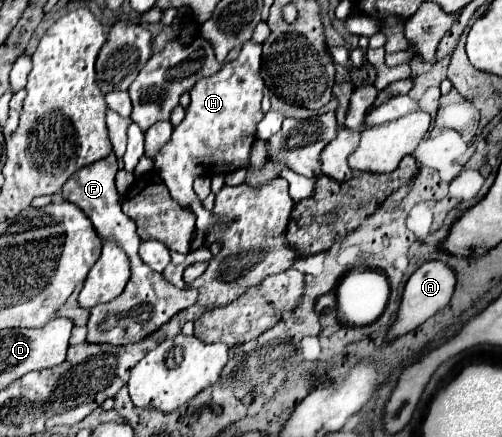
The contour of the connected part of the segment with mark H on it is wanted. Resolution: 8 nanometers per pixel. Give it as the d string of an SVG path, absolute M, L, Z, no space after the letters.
M248 40L242 44L238 58L226 62L216 74L196 82L196 86L190 90L190 108L186 110L184 120L174 128L170 142L166 142L164 150L160 150L160 154L154 158L154 166L168 186L170 196L196 216L196 230L204 236L208 236L212 230L224 230L228 224L212 210L202 206L192 188L192 180L196 176L212 178L214 174L228 174L246 164L250 146L256 140L256 124L264 118L260 108L264 92L260 56L262 46L254 40Z

